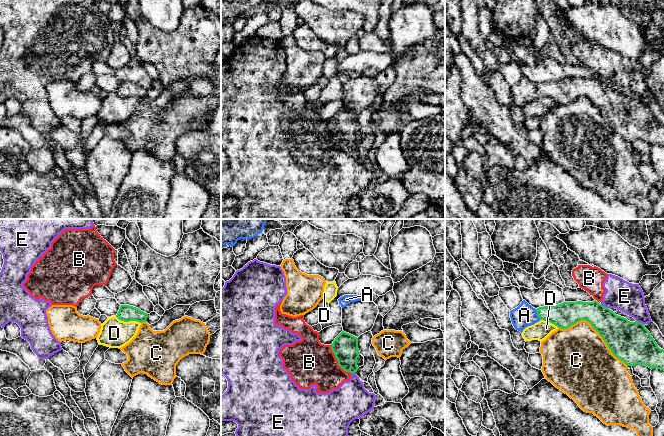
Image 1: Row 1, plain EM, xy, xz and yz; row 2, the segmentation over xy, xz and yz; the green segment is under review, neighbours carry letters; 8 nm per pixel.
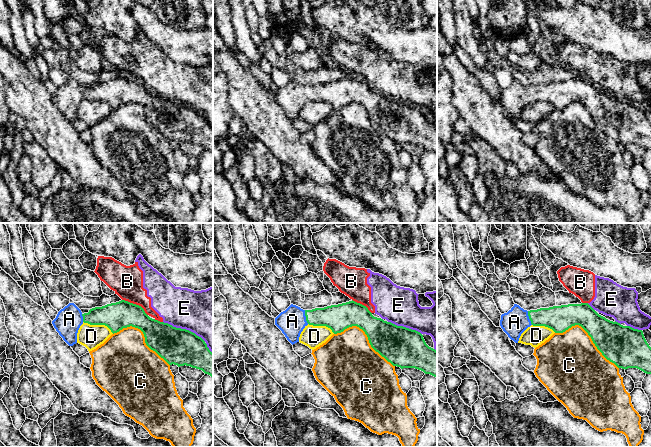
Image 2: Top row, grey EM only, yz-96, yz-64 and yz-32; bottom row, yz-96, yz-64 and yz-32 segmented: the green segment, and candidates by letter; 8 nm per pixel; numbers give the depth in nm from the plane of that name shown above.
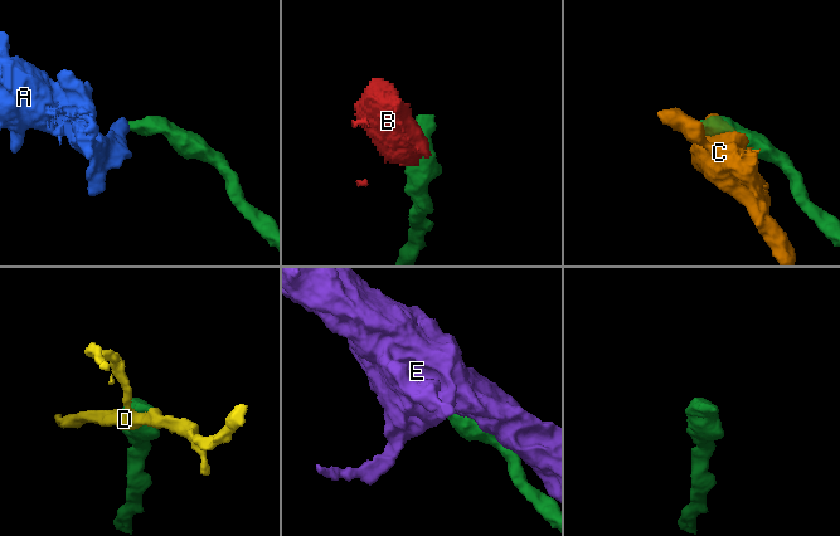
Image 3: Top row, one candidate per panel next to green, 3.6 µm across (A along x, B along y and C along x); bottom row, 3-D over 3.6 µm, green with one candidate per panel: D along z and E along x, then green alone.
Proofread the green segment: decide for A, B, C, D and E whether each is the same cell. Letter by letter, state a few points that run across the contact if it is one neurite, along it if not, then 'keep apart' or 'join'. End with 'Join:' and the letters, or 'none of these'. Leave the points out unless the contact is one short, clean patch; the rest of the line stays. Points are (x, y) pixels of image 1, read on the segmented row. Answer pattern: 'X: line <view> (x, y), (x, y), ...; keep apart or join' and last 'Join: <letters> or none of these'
A: line yz (566, 314), (537, 314), (524, 315); join
B: line xz (330, 345), (337, 363), (350, 373); keep apart
C: keep apart
D: keep apart
E: keep apart
Join: A

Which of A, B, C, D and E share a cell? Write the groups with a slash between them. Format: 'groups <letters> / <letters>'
groups A / B E / C / D

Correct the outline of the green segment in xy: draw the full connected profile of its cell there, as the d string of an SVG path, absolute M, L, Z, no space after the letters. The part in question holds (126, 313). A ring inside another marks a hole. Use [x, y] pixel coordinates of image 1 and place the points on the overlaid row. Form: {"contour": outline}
{"contour": "M121 305L116 317L124 322L137 321L146 322L148 314L136 307L129 305Z"}

